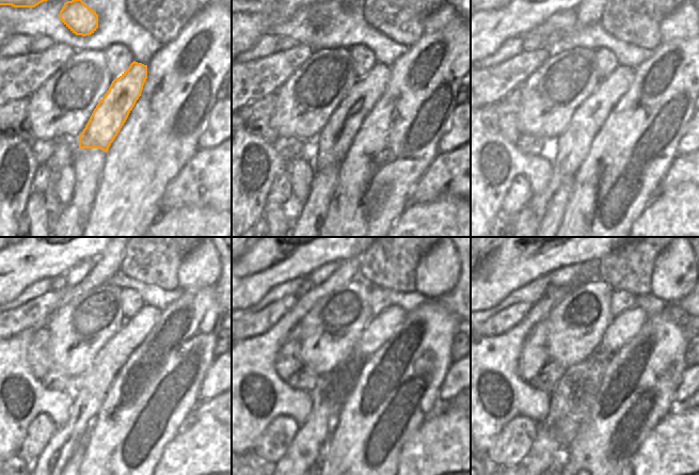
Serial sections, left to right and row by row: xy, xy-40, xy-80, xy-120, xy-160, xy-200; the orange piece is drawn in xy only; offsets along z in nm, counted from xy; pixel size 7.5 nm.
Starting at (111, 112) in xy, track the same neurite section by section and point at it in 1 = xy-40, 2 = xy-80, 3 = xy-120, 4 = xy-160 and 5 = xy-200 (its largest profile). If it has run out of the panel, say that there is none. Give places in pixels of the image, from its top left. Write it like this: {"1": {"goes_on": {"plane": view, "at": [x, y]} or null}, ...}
{"1": {"goes_on": {"plane": "xy-40", "at": [335, 139]}}, "2": {"goes_on": {"plane": "xy-80", "at": [573, 144]}}, "3": {"goes_on": {"plane": "xy-120", "at": [95, 382]}}, "4": {"goes_on": {"plane": "xy-160", "at": [380, 328]}}, "5": {"goes_on": {"plane": "xy-200", "at": [625, 326]}}}

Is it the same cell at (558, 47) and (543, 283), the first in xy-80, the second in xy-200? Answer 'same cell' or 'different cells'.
different cells

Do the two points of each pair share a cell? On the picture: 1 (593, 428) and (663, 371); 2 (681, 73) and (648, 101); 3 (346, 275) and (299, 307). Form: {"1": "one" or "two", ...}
{"1": "one", "2": "one", "3": "one"}

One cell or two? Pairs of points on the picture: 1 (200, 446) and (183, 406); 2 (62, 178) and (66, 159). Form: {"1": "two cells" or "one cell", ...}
{"1": "two cells", "2": "two cells"}

